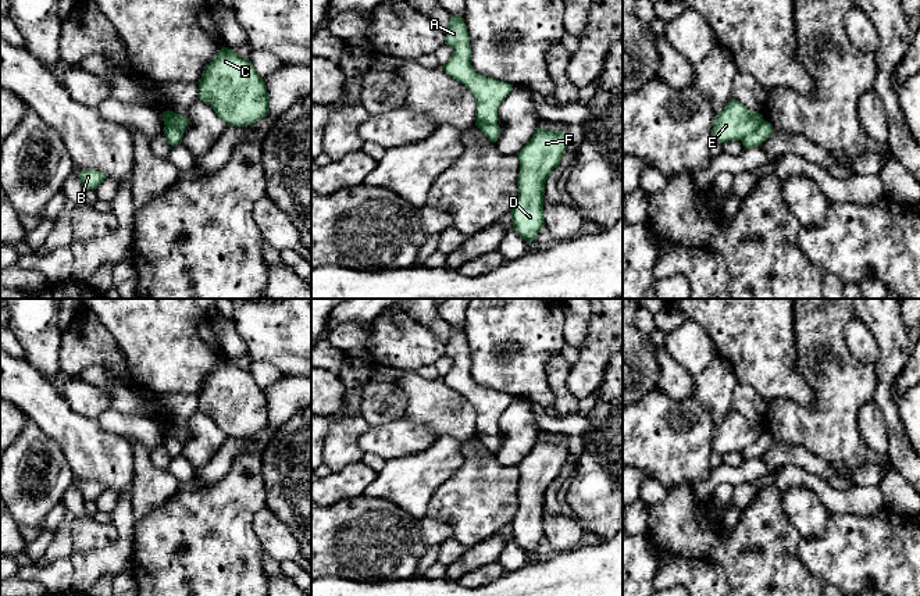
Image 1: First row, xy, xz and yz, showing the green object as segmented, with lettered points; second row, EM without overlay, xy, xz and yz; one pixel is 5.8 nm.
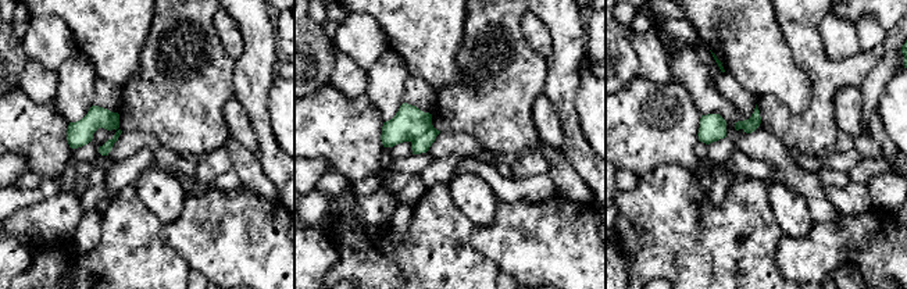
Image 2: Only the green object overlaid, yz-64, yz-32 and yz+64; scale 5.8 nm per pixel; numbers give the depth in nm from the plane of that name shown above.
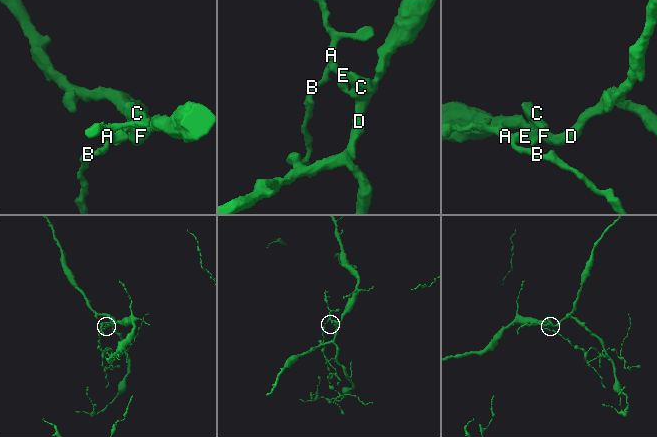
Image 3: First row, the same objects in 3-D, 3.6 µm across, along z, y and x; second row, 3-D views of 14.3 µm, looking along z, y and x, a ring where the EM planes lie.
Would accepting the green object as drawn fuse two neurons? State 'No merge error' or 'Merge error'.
Merge error

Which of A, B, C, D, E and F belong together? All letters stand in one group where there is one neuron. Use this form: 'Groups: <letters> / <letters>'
Groups: A B E / C D F

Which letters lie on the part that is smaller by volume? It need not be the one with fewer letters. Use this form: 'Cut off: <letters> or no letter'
Cut off: A, B, E

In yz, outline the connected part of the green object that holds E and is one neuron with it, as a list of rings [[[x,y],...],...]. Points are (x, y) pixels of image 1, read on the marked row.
[[[731,99],[724,110],[714,117],[712,139],[720,143],[742,140],[762,124],[763,115],[750,111],[741,101]]]

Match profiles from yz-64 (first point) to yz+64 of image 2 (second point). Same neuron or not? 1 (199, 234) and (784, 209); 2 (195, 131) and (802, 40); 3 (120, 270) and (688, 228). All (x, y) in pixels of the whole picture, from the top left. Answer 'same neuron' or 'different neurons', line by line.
1: different neurons
2: same neuron
3: same neuron

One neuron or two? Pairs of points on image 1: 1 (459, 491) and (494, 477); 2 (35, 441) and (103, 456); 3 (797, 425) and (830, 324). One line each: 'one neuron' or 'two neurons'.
1: one neuron
2: two neurons
3: one neuron

